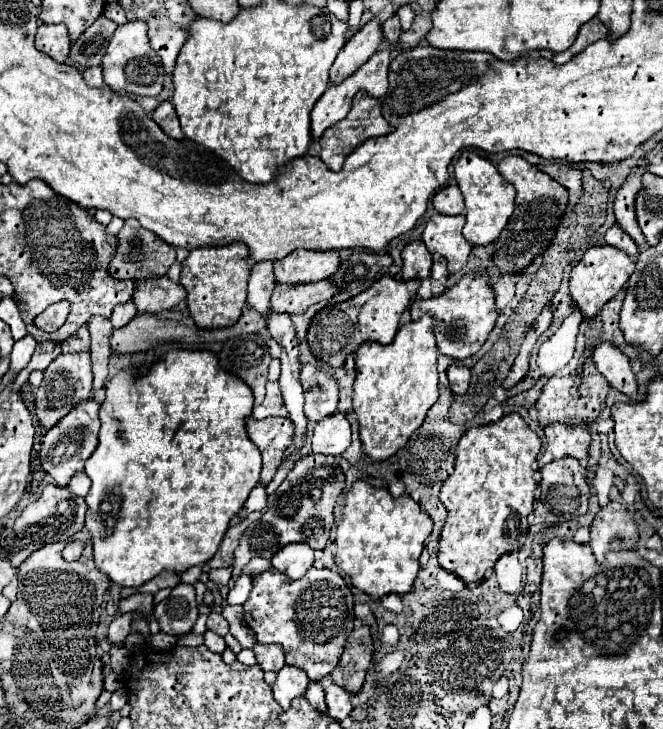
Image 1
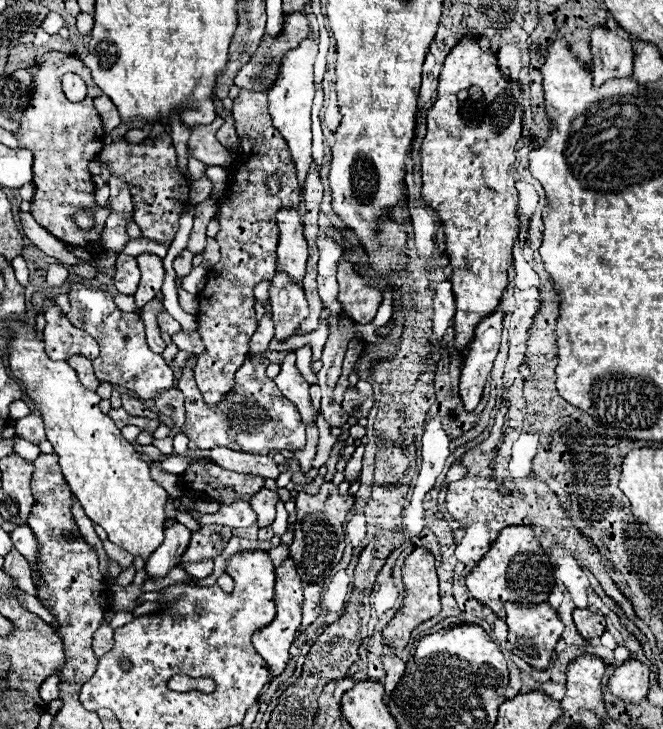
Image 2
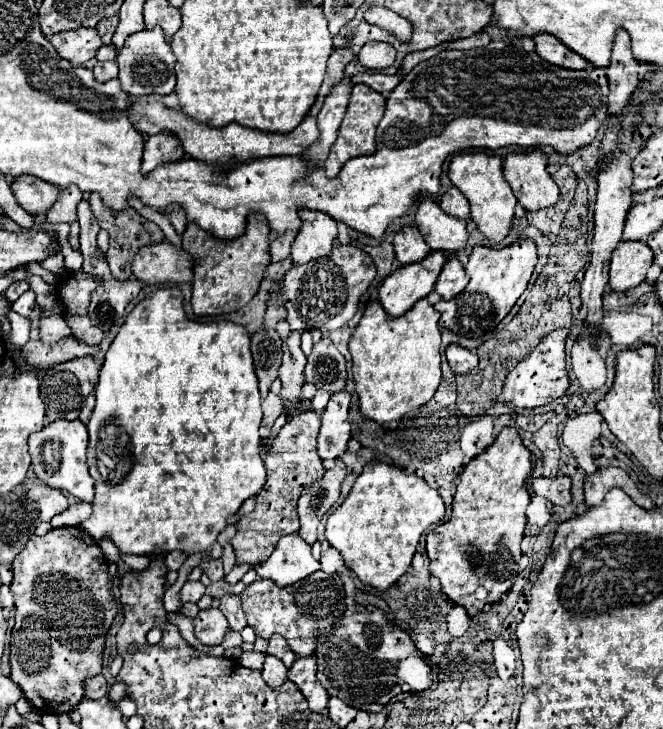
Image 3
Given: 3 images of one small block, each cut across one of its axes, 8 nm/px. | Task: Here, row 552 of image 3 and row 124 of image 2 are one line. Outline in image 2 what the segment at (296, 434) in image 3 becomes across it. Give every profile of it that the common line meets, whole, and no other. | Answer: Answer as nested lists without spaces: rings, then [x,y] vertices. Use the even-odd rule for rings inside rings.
[[[242,90],[234,98],[232,116],[236,122],[236,132],[240,136],[240,152],[234,162],[234,166],[238,168],[236,178],[228,184],[226,198],[218,214],[220,232],[216,240],[220,244],[222,258],[214,268],[208,270],[206,284],[198,294],[198,324],[200,336],[206,344],[206,354],[198,356],[194,376],[202,400],[212,408],[218,406],[224,396],[232,392],[234,372],[242,366],[244,358],[248,356],[248,342],[258,328],[252,290],[258,282],[270,280],[276,270],[276,212],[284,206],[298,208],[300,204],[296,170],[286,140],[272,128],[266,94]],[[270,174],[280,176],[278,194],[270,194],[264,184]]]

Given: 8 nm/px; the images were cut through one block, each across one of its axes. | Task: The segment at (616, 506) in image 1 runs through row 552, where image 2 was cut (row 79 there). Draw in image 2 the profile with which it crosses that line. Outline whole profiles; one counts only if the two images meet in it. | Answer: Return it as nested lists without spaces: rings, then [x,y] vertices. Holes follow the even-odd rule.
[[[594,26],[590,32],[592,38],[592,72],[594,82],[604,84],[612,76],[630,76],[632,74],[632,42],[618,36],[616,32]]]

